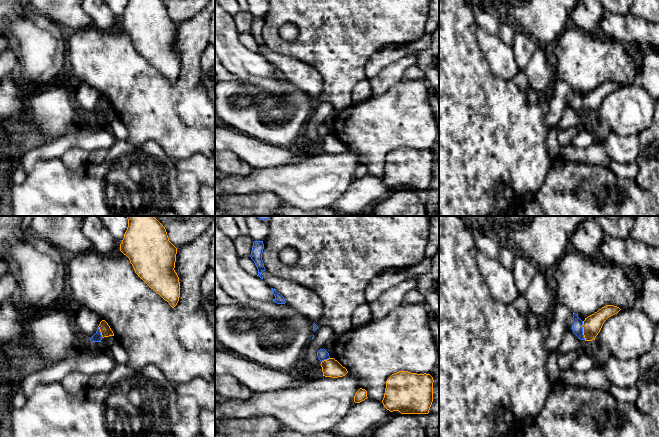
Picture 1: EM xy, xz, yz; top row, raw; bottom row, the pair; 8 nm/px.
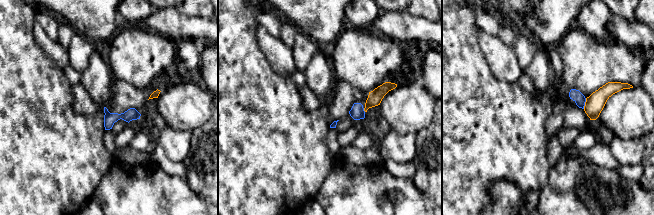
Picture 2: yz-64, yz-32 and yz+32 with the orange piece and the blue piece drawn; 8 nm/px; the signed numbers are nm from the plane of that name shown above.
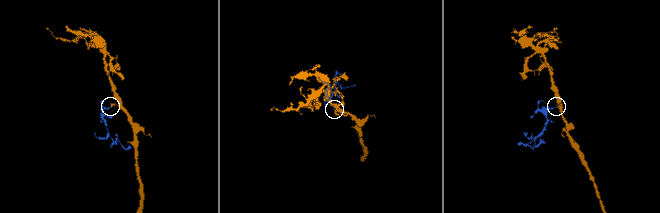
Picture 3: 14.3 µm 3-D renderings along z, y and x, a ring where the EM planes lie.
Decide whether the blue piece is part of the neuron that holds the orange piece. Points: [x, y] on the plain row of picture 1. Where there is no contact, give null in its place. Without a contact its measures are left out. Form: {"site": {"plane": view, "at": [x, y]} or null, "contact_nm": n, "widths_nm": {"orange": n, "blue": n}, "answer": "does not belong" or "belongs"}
{"site": {"plane": "yz", "at": [583, 106]}, "contact_nm": 150, "widths_nm": {"orange": 150, "blue": 90}, "answer": "does not belong"}

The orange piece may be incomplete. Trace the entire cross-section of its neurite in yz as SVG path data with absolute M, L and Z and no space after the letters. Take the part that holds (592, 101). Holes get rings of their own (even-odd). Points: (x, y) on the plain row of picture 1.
M606 81L583 97L583 111L585 117L595 116L604 98L611 92L617 90L621 85L614 81Z

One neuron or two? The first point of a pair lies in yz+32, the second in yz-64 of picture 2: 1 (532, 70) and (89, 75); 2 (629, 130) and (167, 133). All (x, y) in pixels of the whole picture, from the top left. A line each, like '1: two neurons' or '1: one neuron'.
1: one neuron
2: two neurons

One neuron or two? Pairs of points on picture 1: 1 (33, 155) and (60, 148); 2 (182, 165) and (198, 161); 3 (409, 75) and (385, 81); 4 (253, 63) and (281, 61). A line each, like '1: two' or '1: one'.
1: one
2: one
3: two
4: two

